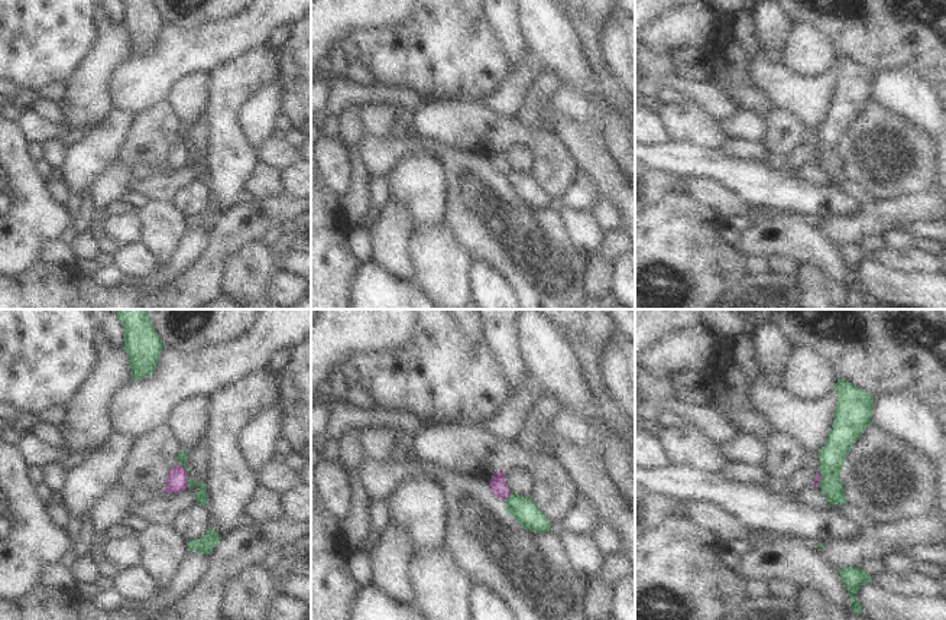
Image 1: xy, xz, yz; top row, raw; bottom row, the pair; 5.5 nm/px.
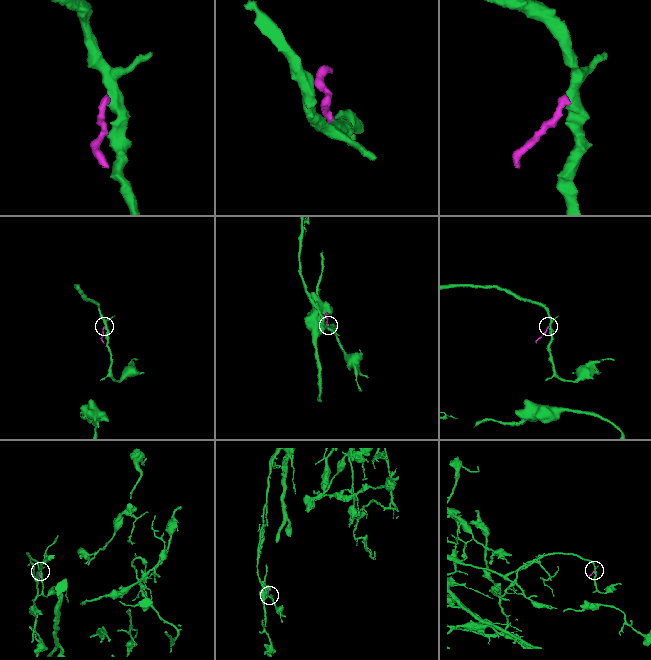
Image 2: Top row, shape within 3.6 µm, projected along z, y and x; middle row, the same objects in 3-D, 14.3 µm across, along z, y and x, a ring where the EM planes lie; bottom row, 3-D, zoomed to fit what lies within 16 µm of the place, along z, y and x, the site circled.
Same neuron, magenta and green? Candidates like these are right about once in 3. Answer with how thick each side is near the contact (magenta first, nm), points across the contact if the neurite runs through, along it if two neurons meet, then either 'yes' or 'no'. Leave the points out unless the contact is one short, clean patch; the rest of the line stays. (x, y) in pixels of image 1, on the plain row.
120 nm thick on the magenta side, 60 nm on the other; border along xy (178, 140), (185, 146), (188, 159); no

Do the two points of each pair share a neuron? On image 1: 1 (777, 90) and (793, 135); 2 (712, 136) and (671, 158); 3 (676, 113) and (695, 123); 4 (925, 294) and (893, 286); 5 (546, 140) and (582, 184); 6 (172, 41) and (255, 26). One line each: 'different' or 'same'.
1: different
2: different
3: same
4: same
5: different
6: same

